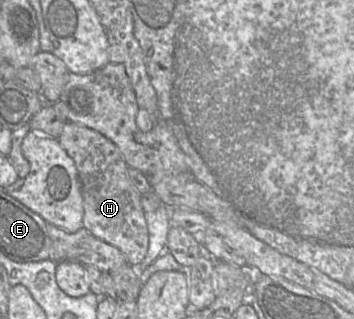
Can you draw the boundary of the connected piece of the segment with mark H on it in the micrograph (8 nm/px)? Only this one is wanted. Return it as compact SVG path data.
M67 123L57 138L61 147L74 160L82 182L83 228L96 238L115 246L126 257L126 262L138 264L145 258L149 246L149 233L141 198L142 194L133 184L129 170L121 151L101 133L78 124Z

